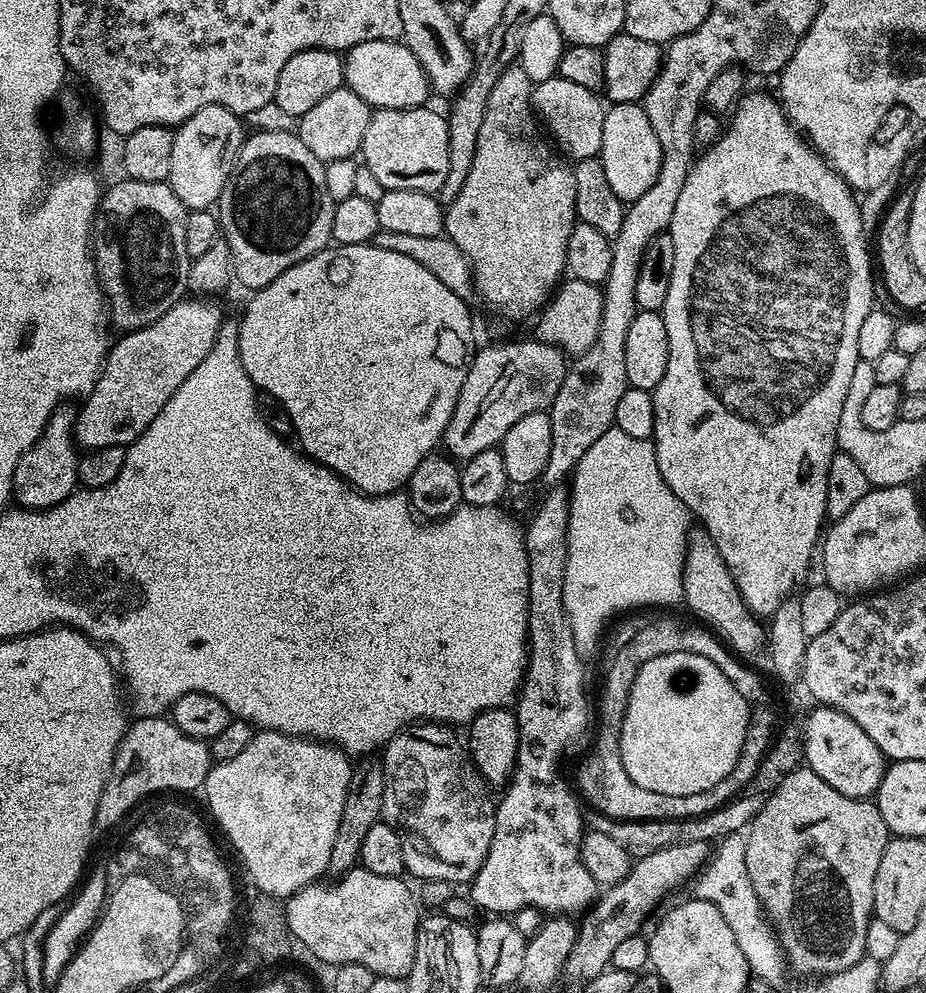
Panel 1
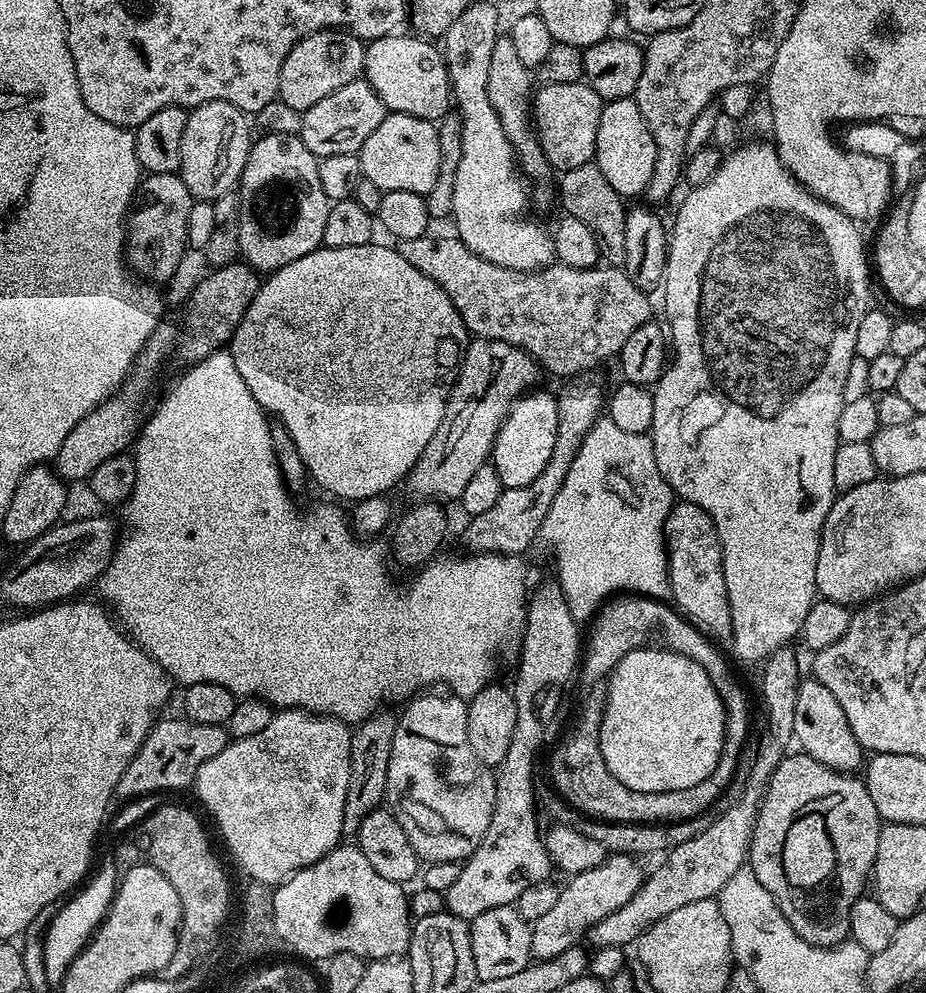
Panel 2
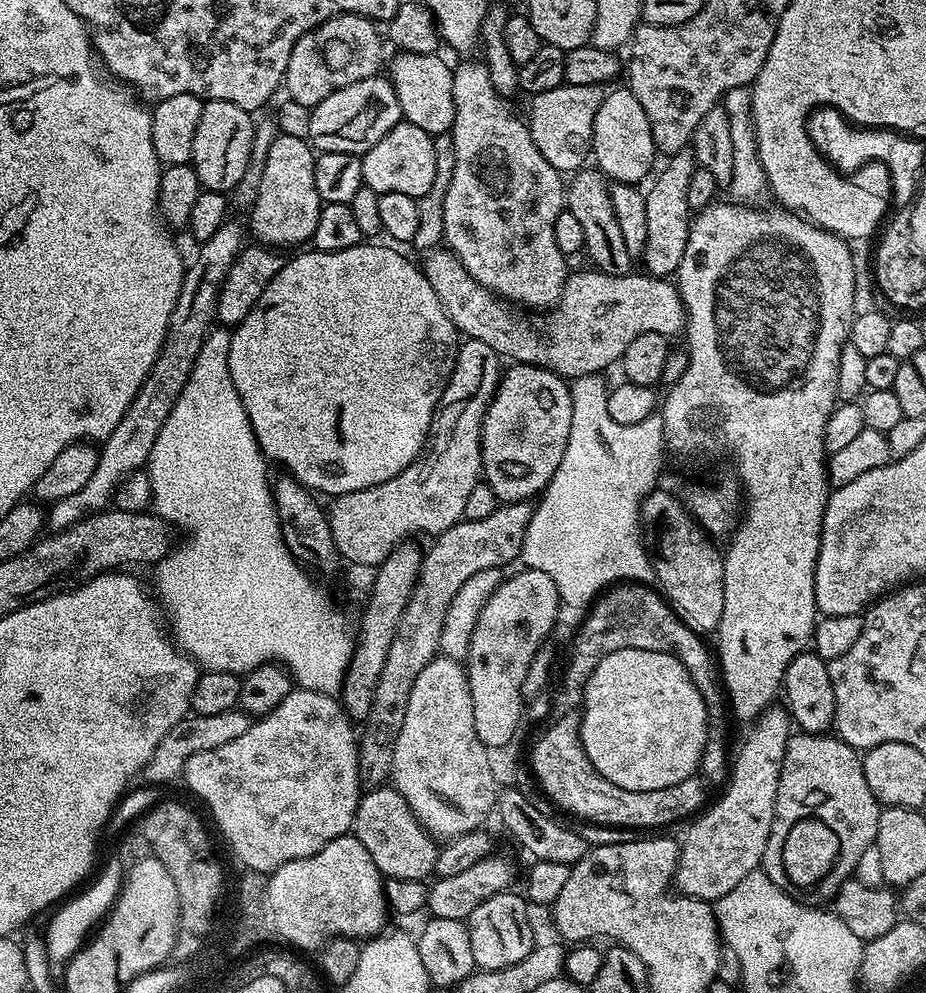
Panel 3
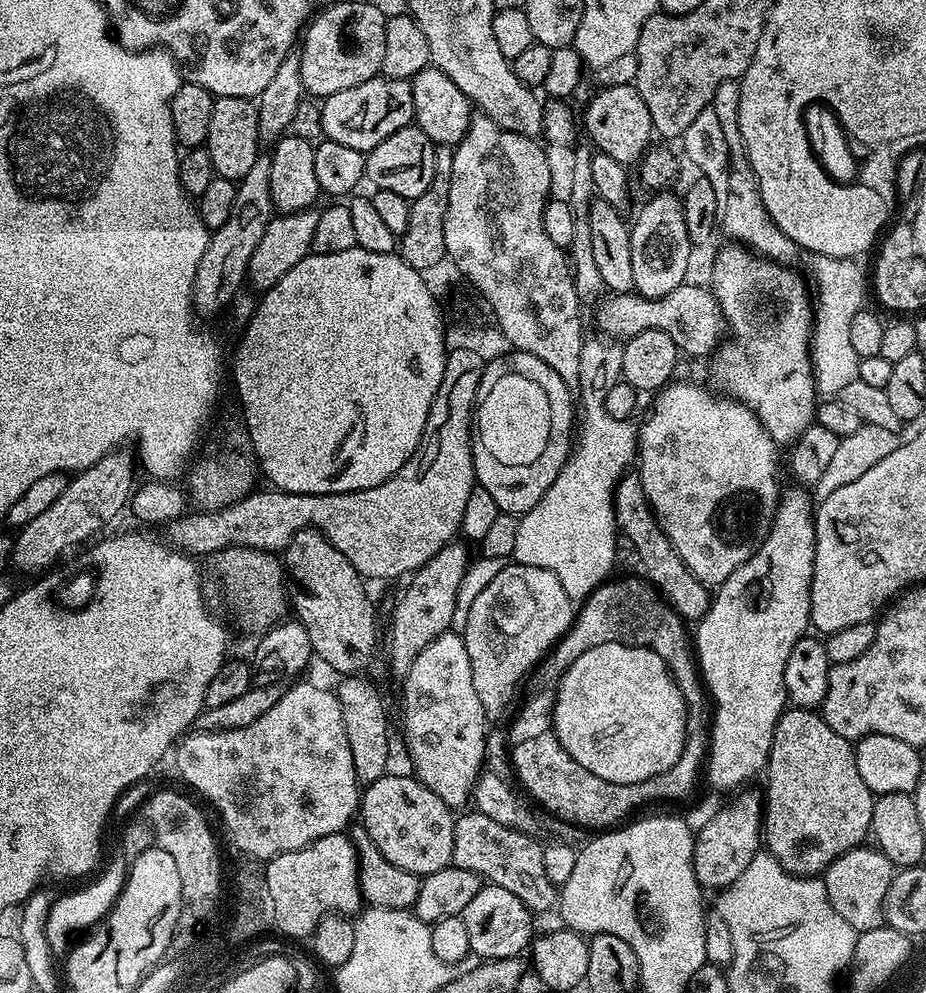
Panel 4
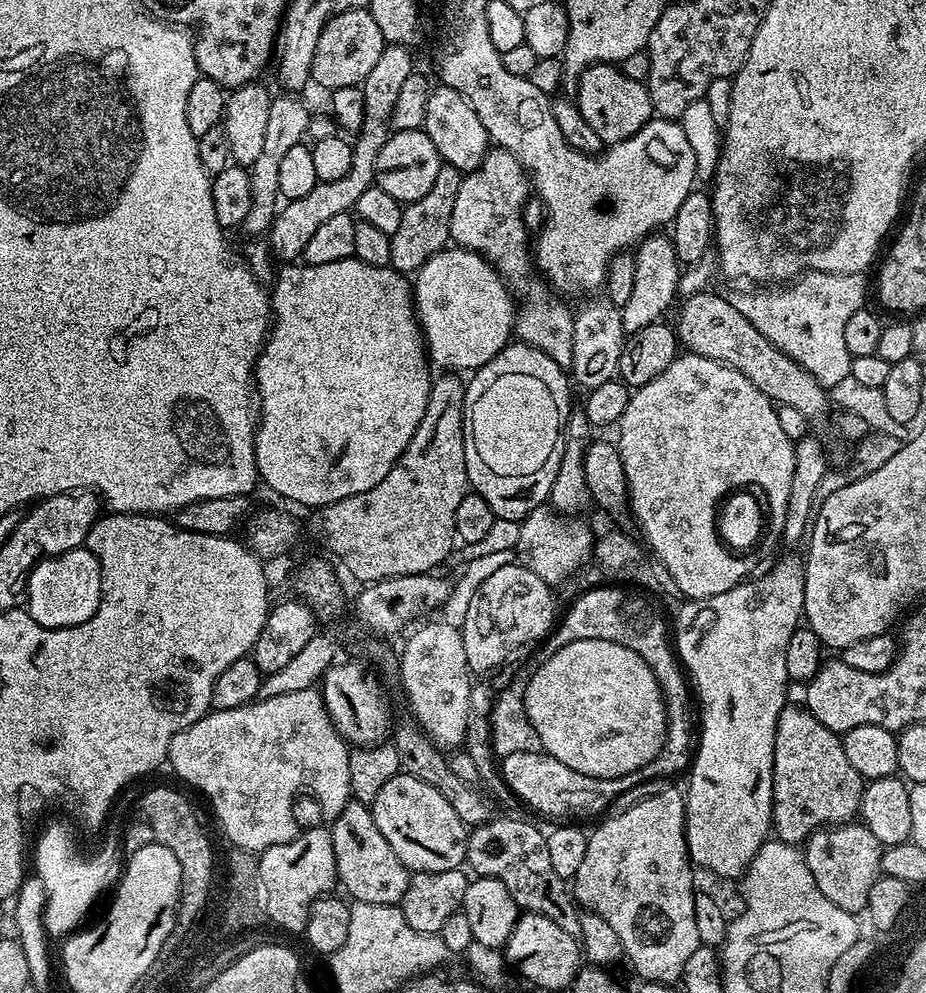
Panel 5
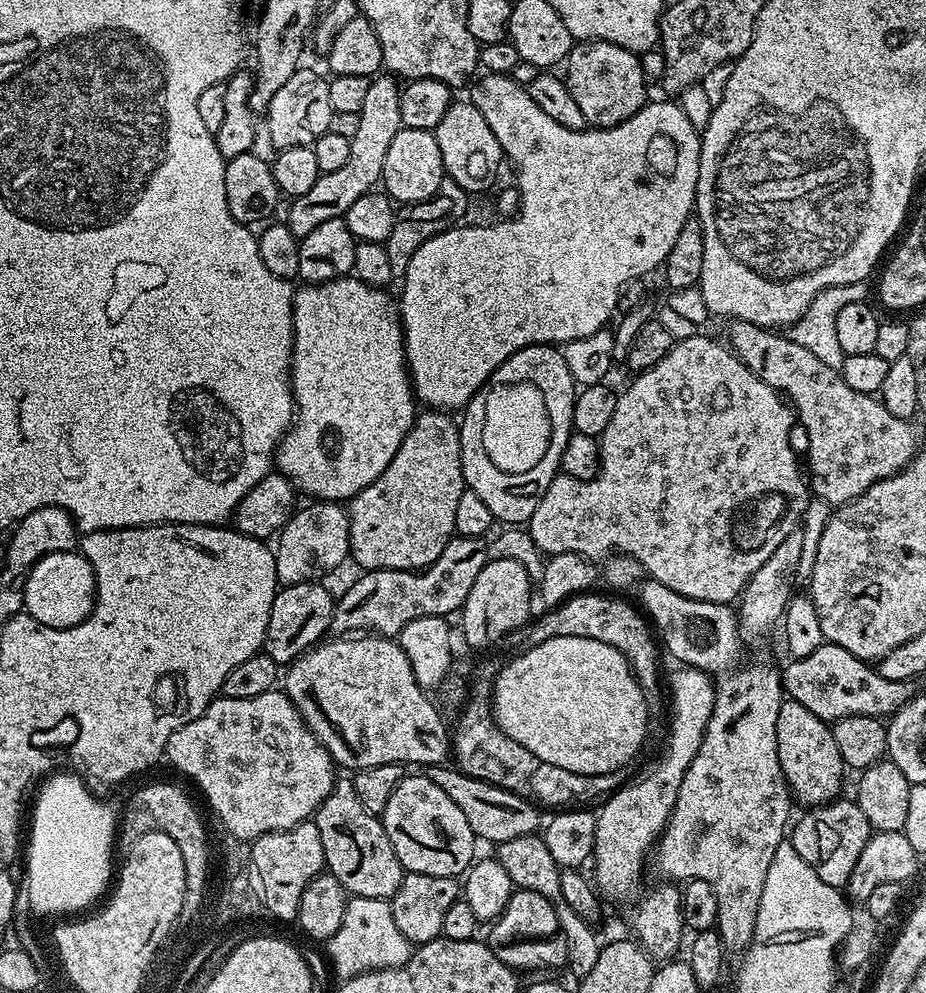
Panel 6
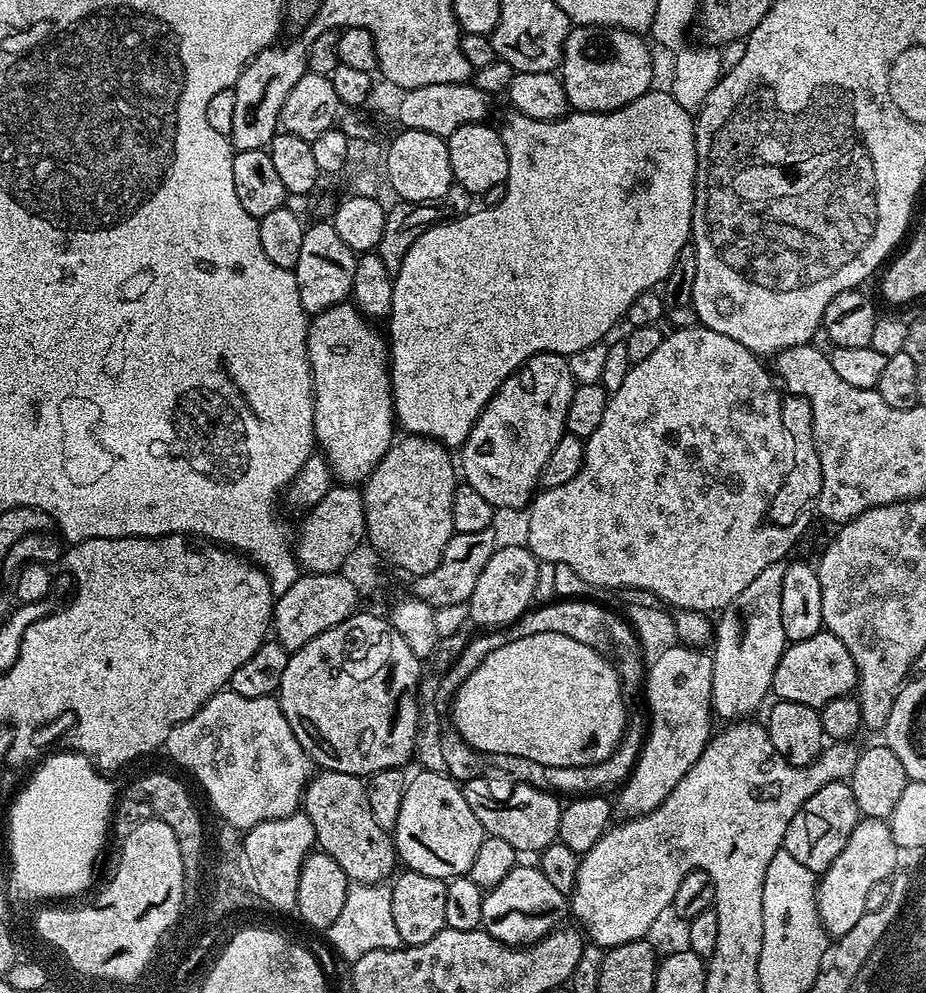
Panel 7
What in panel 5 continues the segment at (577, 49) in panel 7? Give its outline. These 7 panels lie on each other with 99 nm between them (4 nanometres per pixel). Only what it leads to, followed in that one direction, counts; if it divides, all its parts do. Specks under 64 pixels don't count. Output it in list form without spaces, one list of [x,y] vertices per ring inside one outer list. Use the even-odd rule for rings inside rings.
[[[595,64],[586,69],[575,81],[574,88],[577,88],[574,99],[578,110],[582,110],[582,118],[586,118],[594,134],[598,134],[606,146],[638,134],[638,130],[653,119],[647,83],[628,78],[622,68],[615,64]]]

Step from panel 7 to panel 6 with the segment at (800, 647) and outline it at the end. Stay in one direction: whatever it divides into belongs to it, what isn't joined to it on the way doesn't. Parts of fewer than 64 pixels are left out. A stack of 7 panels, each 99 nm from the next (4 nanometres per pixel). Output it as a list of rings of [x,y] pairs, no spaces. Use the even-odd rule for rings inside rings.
[[[824,643],[812,654],[797,656],[782,668],[782,683],[787,699],[802,702],[819,720],[835,722],[847,716],[888,718],[910,699],[909,685],[882,678],[875,667],[860,660],[850,650]]]

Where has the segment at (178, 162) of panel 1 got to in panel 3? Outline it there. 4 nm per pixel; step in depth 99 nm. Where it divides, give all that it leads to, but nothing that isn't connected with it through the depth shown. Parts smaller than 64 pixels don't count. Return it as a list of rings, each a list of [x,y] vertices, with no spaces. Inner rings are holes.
[[[210,100],[205,103],[202,118],[198,118],[198,130],[194,133],[190,161],[198,174],[201,189],[228,194],[238,186],[238,182],[242,182],[242,174],[246,174],[246,166],[250,162],[252,140],[248,132],[253,127],[253,113],[234,106],[234,102]]]

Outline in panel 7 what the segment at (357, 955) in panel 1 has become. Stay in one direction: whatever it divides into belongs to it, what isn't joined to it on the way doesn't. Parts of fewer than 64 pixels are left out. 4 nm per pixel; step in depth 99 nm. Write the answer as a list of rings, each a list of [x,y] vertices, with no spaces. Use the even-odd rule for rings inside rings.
[[[297,810],[286,818],[258,822],[258,826],[243,833],[243,840],[250,878],[258,885],[261,901],[280,912],[291,913],[298,902],[298,874],[302,874],[302,862],[317,847],[314,822],[310,822],[304,811]]]

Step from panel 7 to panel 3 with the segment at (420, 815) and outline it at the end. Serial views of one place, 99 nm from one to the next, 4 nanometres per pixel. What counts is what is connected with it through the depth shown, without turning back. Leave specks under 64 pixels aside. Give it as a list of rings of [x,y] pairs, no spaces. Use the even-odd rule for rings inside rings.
[[[391,786],[368,788],[356,807],[351,831],[374,858],[381,876],[389,879],[427,881],[436,870],[438,844],[410,810],[406,798]]]

